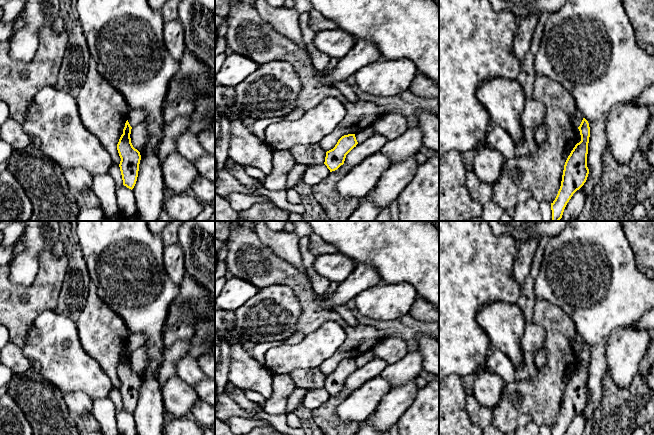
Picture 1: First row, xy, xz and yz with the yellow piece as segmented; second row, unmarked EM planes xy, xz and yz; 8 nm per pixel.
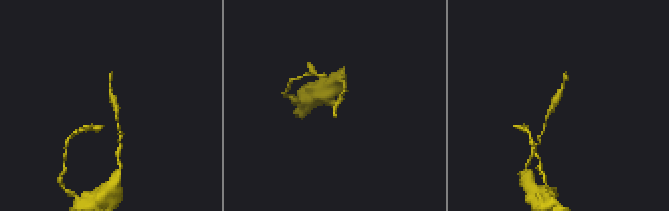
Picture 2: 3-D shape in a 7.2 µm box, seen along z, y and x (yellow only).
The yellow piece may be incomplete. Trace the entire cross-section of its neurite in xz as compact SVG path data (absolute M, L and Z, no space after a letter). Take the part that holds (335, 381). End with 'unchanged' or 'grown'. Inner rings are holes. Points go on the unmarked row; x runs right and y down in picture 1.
M355 358L342 360L335 371L326 376L324 388L330 396L337 394L344 388L346 379L358 368Z | unchanged

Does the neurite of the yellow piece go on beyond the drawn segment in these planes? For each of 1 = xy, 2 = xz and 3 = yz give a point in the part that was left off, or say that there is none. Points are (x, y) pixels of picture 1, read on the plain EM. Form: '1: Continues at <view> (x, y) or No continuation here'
1: No continuation here
2: No continuation here
3: No continuation here

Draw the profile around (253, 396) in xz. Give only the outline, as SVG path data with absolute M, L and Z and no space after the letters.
M246 390L244 391L246 398L254 403L264 405L266 399L258 392Z

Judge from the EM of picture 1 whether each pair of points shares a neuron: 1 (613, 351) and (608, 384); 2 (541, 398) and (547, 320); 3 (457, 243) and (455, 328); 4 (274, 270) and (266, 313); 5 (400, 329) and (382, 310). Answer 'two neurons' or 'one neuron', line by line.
1: two neurons
2: one neuron
3: one neuron
4: two neurons
5: two neurons

